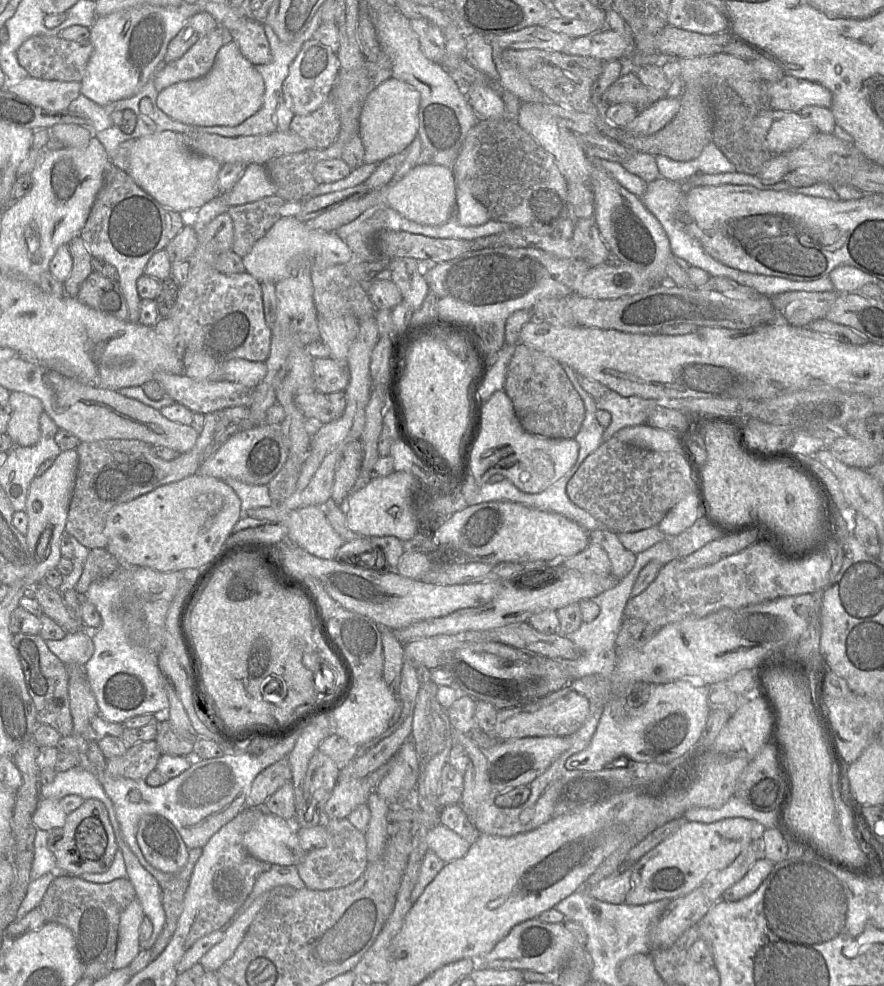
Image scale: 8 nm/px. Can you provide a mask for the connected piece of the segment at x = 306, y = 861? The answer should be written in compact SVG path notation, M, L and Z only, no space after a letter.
M347 818L325 820L327 831L323 847L306 854L297 865L298 873L306 887L312 890L329 890L345 887L356 881L368 866L367 844L360 832Z

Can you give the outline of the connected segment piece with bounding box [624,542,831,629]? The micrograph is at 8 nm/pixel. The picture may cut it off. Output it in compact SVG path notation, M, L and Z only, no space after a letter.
M764 543L752 546L728 556L715 564L692 570L679 570L678 559L661 567L655 579L639 595L631 597L625 606L624 617L637 618L659 629L688 616L703 617L722 608L738 609L748 605L770 601L779 597L822 592L829 585L831 569L830 553L817 553L799 562L786 562L779 559L772 548Z

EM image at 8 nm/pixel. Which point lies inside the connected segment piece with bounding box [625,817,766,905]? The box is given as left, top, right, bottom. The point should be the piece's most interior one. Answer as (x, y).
(679, 864)

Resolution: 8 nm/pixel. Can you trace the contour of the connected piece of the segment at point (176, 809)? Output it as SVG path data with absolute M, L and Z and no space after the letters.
M309 720L302 728L290 735L289 737L276 740L275 745L268 748L259 756L253 756L245 751L225 753L222 757L211 759L195 759L191 766L182 772L179 776L169 779L161 786L151 787L145 780L130 779L124 777L108 776L106 769L103 774L98 774L97 778L102 785L105 793L113 802L116 818L120 825L120 830L124 841L136 855L141 865L155 878L161 888L163 884L169 881L169 878L174 878L173 874L161 872L154 868L145 859L140 846L136 839L137 827L140 818L146 814L158 814L169 820L177 829L182 840L188 849L201 848L208 843L210 838L226 823L231 821L245 807L247 797L251 791L252 783L256 776L272 764L287 758L293 750L303 729L310 723Z

